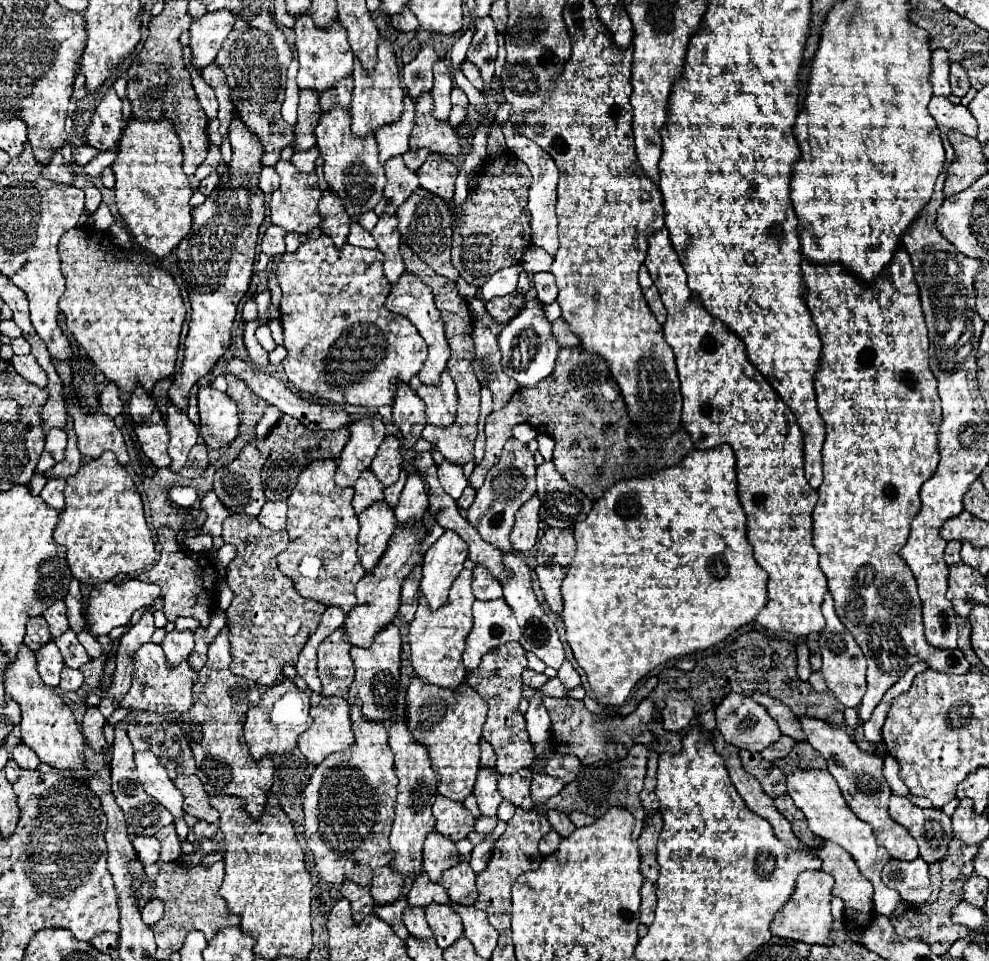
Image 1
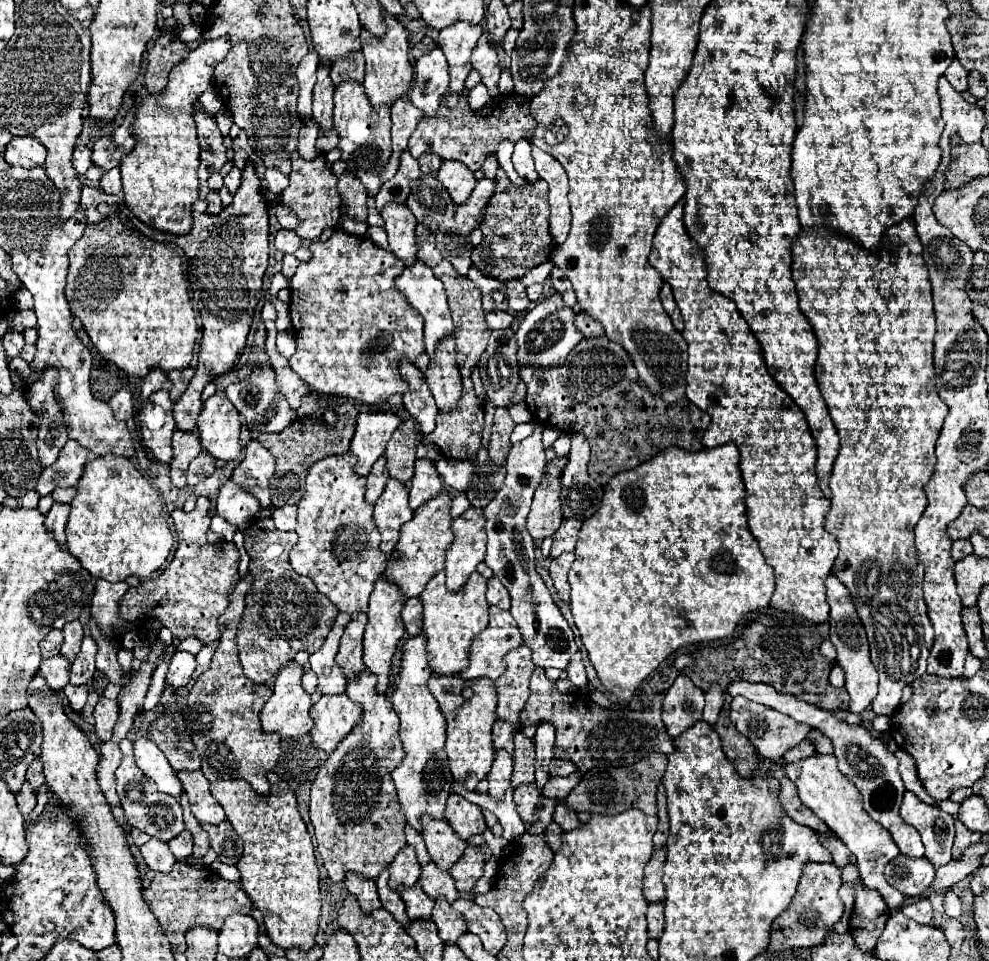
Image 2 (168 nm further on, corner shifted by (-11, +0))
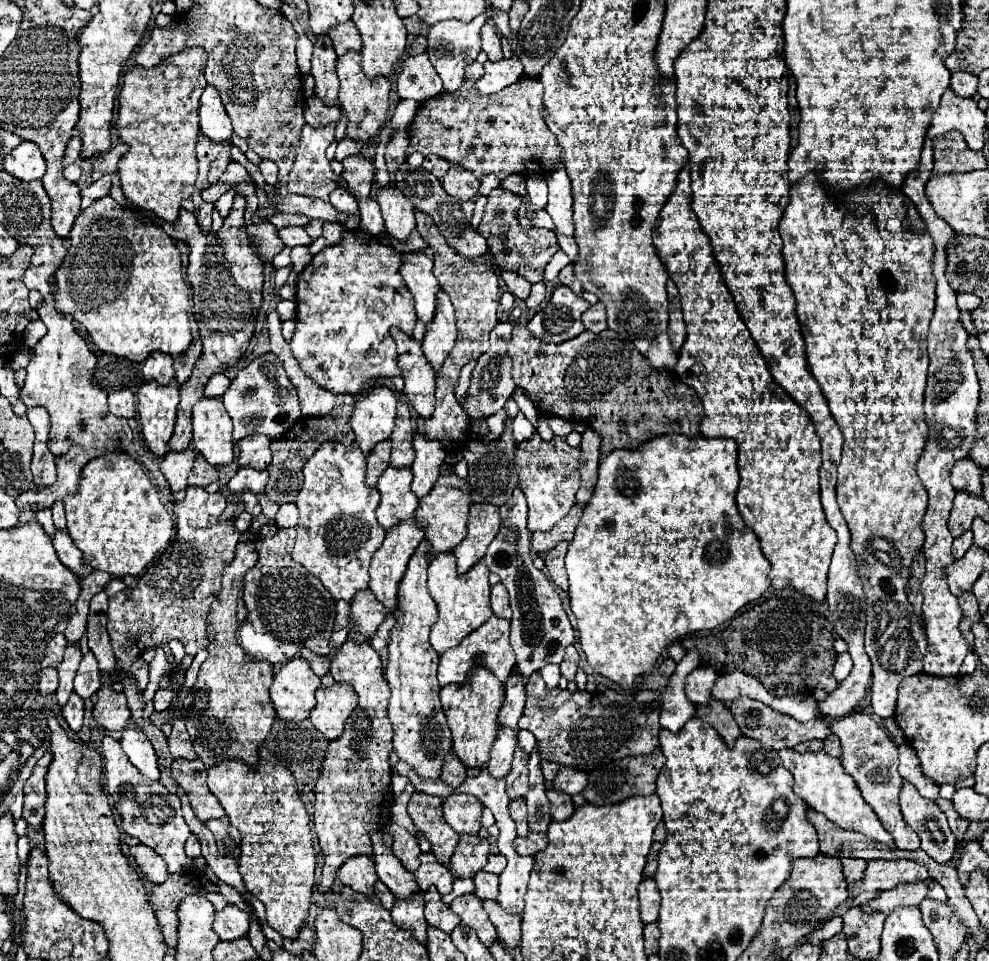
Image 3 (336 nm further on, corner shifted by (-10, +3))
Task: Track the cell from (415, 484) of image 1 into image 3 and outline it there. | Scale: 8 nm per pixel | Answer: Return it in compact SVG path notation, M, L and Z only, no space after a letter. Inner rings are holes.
M419 433L413 435L413 447L415 447L415 461L411 465L413 471L411 489L417 497L425 497L435 485L437 477L441 475L447 453L445 449L441 449L441 445L437 445L437 441L429 441Z

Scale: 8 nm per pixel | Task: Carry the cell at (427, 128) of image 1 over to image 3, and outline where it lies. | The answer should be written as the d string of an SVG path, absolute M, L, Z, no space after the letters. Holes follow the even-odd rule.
M473 61L465 69L465 80L461 87L453 93L439 93L437 97L431 97L429 101L423 101L417 109L417 117L413 119L413 125L409 125L409 151L419 151L421 155L435 153L449 163L461 165L469 171L473 171L477 177L483 175L497 175L499 181L505 181L511 173L517 173L521 177L529 175L547 175L561 163L561 149L557 145L557 139L551 135L547 123L545 123L545 107L543 107L543 89L541 81L537 77L521 77L521 81L505 87L499 93L493 93L489 97L481 97L475 89L475 81L481 77L483 67L481 63Z

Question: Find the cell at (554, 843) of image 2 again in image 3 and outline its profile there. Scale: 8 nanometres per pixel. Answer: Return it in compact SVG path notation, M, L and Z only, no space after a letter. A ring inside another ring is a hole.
M529 833L527 837L515 839L515 851L519 855L535 855L547 847L547 835L545 833Z

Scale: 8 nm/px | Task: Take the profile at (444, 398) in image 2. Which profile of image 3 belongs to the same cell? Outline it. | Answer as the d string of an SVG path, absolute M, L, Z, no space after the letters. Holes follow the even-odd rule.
M445 291L437 293L437 313L433 321L427 325L425 337L423 337L423 351L433 365L435 371L441 369L441 361L449 355L449 351L455 345L457 339L457 327L455 327L455 311L451 305L451 299Z

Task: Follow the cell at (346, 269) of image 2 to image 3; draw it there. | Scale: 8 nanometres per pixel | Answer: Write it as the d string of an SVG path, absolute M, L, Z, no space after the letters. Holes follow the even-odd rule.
M361 229L343 231L343 239L337 245L325 247L313 257L297 281L297 329L291 339L291 351L301 363L303 371L317 381L323 389L333 393L361 395L369 381L391 379L401 375L397 365L395 341L389 335L389 327L399 327L401 331L413 331L415 327L415 307L413 295L405 289L399 275L401 255L383 245L379 237L365 233Z

